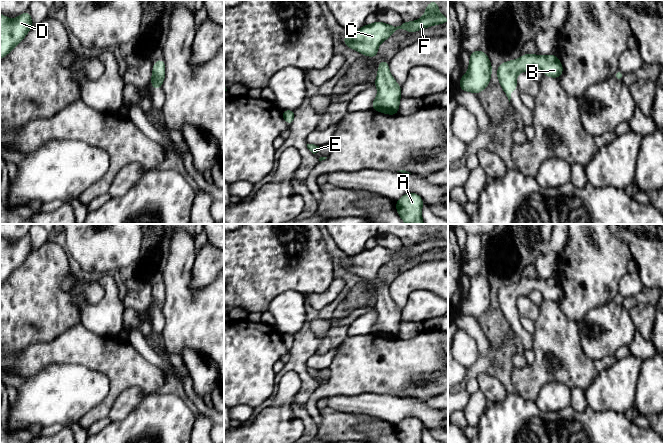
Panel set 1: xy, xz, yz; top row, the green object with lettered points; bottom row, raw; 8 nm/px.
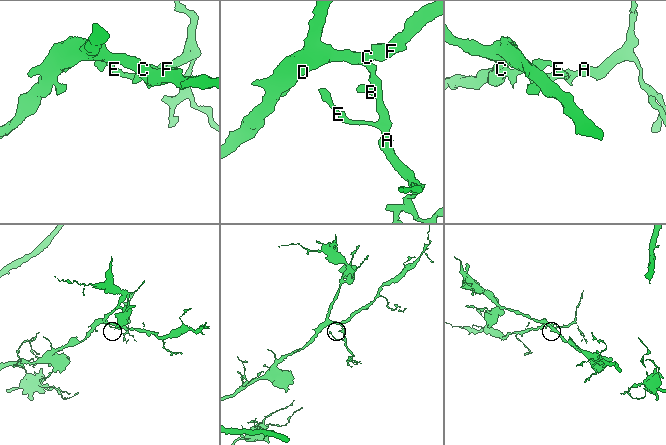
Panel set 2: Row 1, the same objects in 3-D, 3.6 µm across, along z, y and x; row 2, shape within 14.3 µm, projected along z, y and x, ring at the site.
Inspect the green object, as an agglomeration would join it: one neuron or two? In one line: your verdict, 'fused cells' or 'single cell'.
single cell

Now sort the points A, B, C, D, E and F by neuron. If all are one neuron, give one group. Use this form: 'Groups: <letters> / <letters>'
Groups: A B C D E F

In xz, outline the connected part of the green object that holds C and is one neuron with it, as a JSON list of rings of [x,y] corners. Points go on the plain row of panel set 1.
[[[431,225],[427,229],[424,240],[421,243],[412,246],[403,245],[397,251],[380,245],[376,245],[370,249],[365,248],[358,255],[347,256],[344,260],[344,268],[351,273],[359,275],[362,279],[377,281],[379,268],[388,263],[398,253],[405,253],[409,257],[413,257],[426,251],[448,246],[448,242],[438,235],[438,230],[438,226]]]

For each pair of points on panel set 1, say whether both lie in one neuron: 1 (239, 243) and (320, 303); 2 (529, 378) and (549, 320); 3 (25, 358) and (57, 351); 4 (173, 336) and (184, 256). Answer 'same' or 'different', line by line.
1: different
2: same
3: same
4: same

